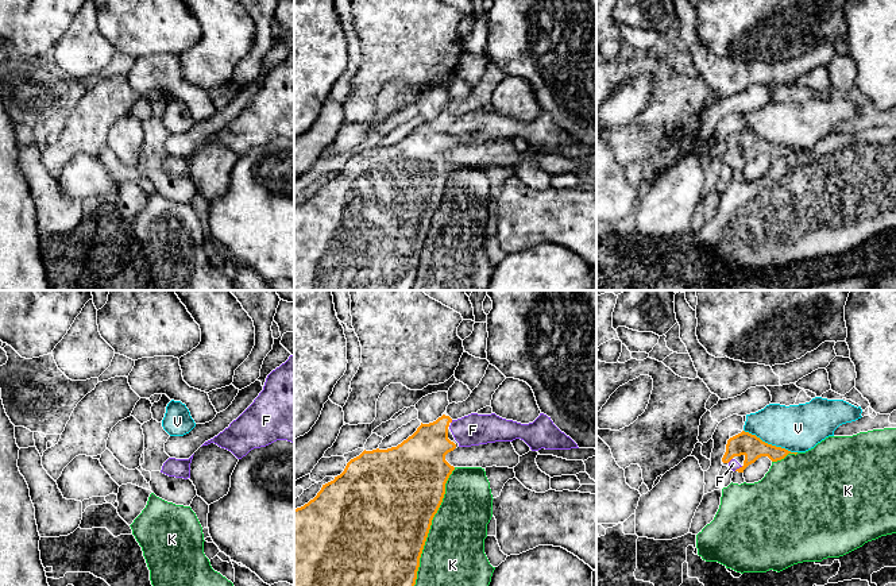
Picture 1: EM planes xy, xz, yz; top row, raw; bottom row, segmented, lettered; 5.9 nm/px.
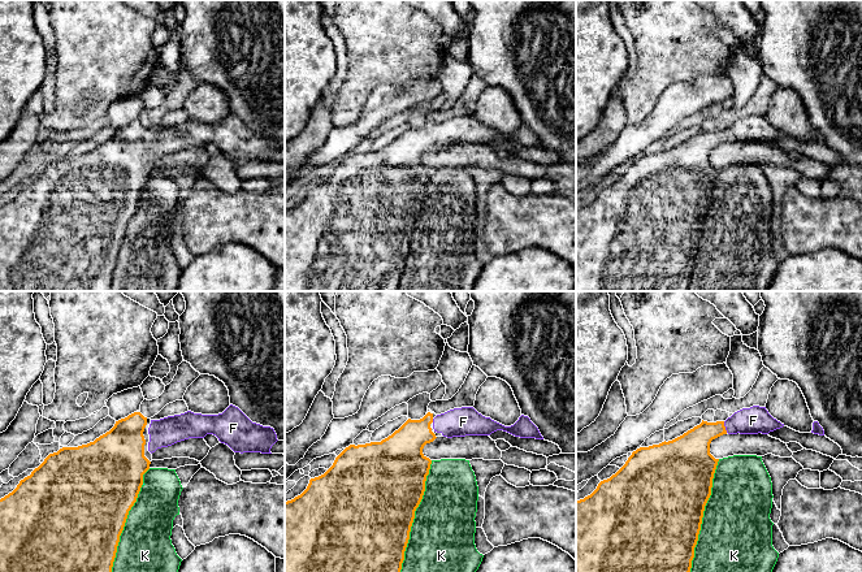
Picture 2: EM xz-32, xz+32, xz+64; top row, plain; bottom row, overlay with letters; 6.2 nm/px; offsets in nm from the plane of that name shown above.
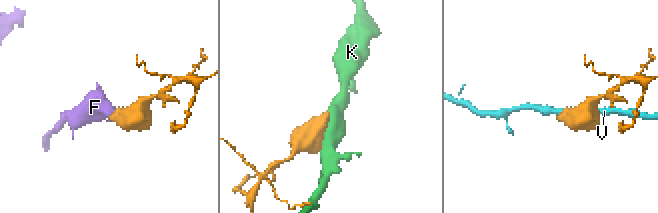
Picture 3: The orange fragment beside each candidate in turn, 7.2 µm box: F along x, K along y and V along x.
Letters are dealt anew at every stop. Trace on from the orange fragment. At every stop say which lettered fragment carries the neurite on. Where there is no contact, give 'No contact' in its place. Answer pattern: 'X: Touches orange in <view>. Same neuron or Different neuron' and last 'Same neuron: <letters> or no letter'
F: Touches orange in yz. Same neuron
K: Touches orange in xz. Different neuron
V: Touches orange in yz. Different neuron
Same neuron: F

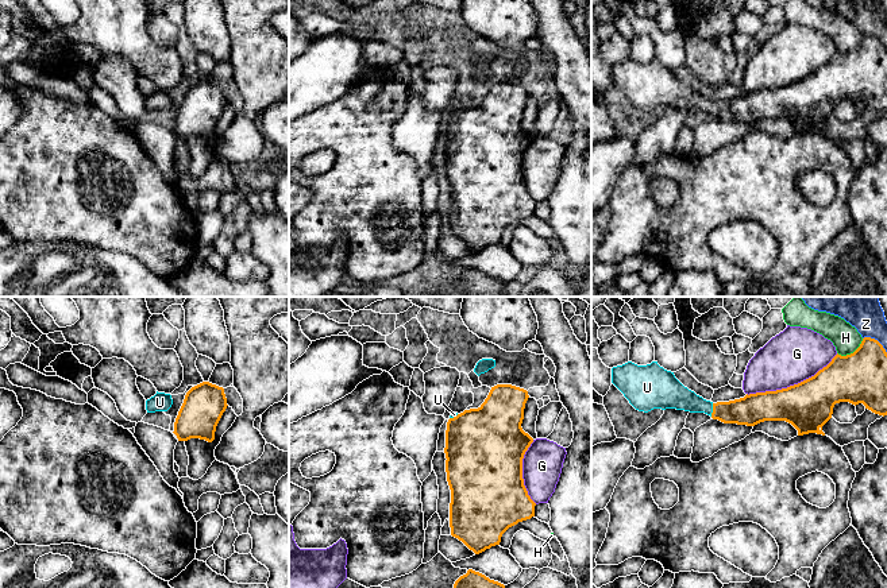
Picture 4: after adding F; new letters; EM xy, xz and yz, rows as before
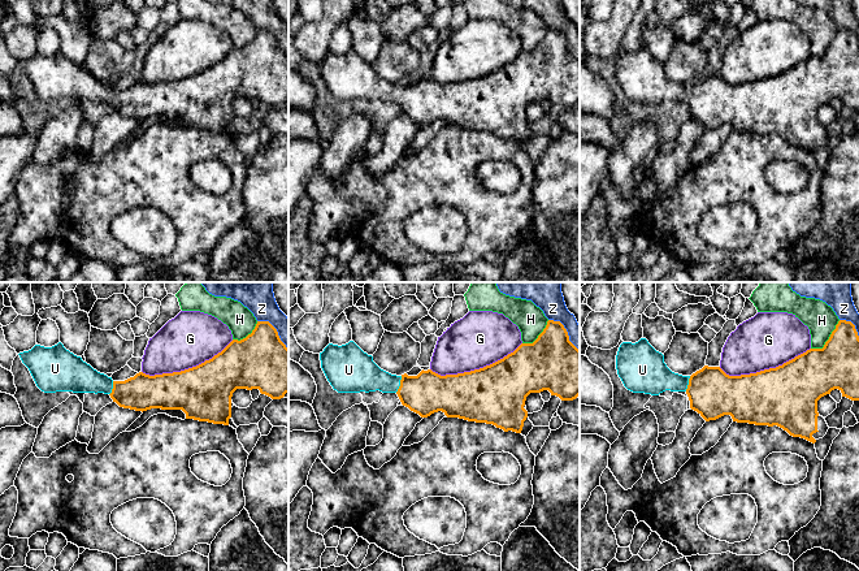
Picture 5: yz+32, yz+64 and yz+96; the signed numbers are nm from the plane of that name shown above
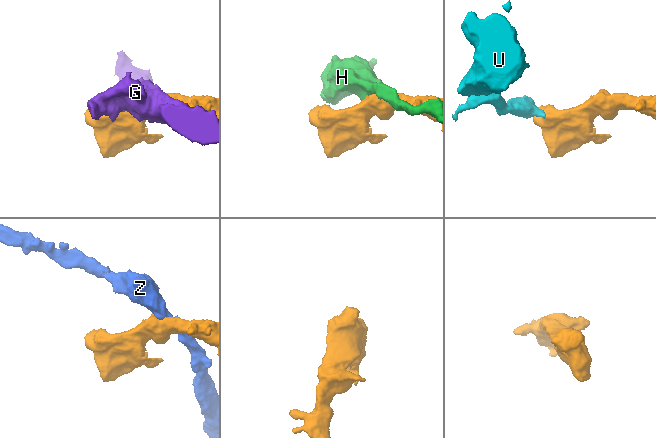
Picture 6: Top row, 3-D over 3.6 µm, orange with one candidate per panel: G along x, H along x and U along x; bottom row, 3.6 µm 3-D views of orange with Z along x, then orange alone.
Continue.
G: Touches orange in yz. Different neuron
H: Touches orange in yz. Different neuron
U: Touches orange in yz. Same neuron
Z: Touches orange in yz. Different neuron
Same neuron: U

